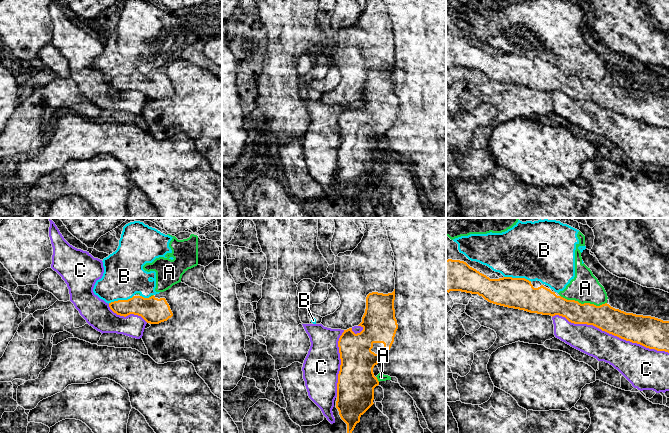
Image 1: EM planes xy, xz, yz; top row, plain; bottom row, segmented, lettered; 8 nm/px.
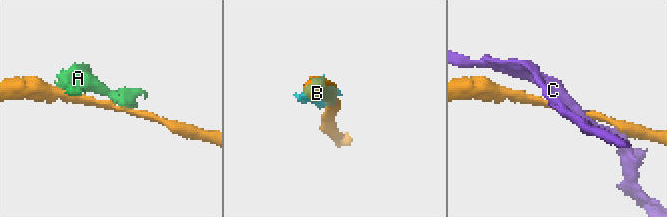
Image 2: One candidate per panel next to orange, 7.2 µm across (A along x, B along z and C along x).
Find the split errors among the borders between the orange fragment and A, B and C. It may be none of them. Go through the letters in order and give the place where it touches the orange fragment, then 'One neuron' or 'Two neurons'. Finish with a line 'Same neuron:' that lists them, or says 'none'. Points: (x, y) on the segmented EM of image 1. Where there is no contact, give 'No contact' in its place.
A: Touches orange at yz (584, 303). Two neurons
B: Touches orange at yz (518, 278). Two neurons
C: Touches orange at yz (611, 333). Two neurons
Same neuron: none

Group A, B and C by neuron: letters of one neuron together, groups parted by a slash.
A B / C

